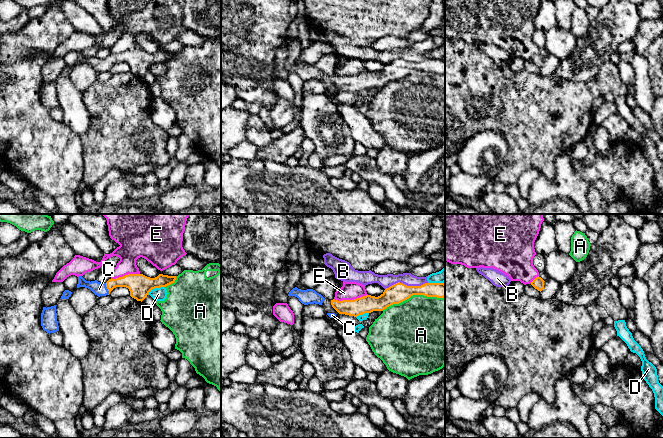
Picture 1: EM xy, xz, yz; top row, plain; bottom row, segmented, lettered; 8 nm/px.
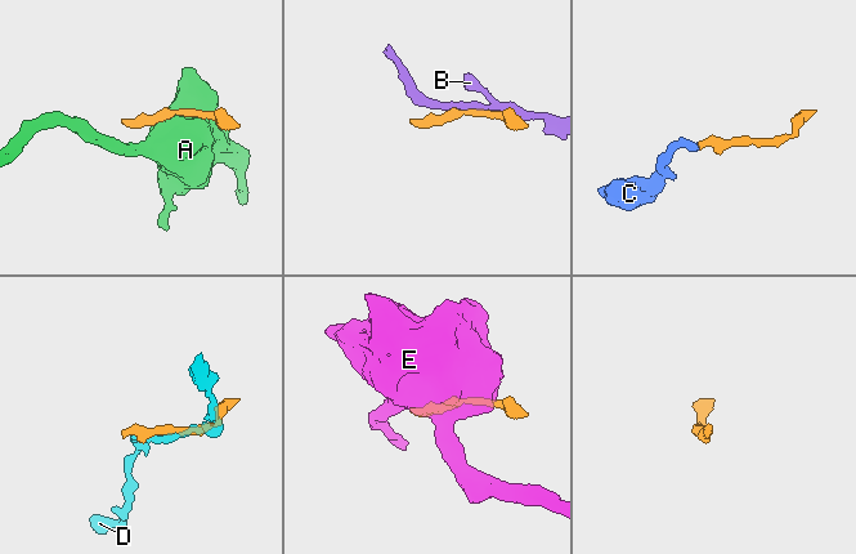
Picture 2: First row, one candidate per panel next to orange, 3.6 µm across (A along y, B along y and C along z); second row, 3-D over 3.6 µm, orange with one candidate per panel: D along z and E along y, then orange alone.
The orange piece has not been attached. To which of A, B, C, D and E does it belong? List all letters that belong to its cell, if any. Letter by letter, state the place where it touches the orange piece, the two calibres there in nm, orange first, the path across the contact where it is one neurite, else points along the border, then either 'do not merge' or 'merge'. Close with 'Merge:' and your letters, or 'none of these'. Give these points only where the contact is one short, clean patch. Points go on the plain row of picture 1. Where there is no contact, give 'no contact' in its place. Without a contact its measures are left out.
A: meets orange in xz at (413, 70); 160 nm thick on the orange side, 460 nm on the other; do not merge
B: meets orange in xz at (406, 61); 160 nm thick on the orange side, 100 nm on the other; do not merge
C: meets orange in xy at (108, 65); 180 nm thick on the orange side, 110 nm on the other; runs through xy (139, 62), (115, 58), (108, 65), (99, 65); merge
D: meets orange in xy at (155, 63); 190 nm thick on the orange side, 110 nm on the other; do not merge
E: meets orange in xz at (350, 76); 140 nm thick on the orange side, 140 nm on the other; do not merge
Merge: C

